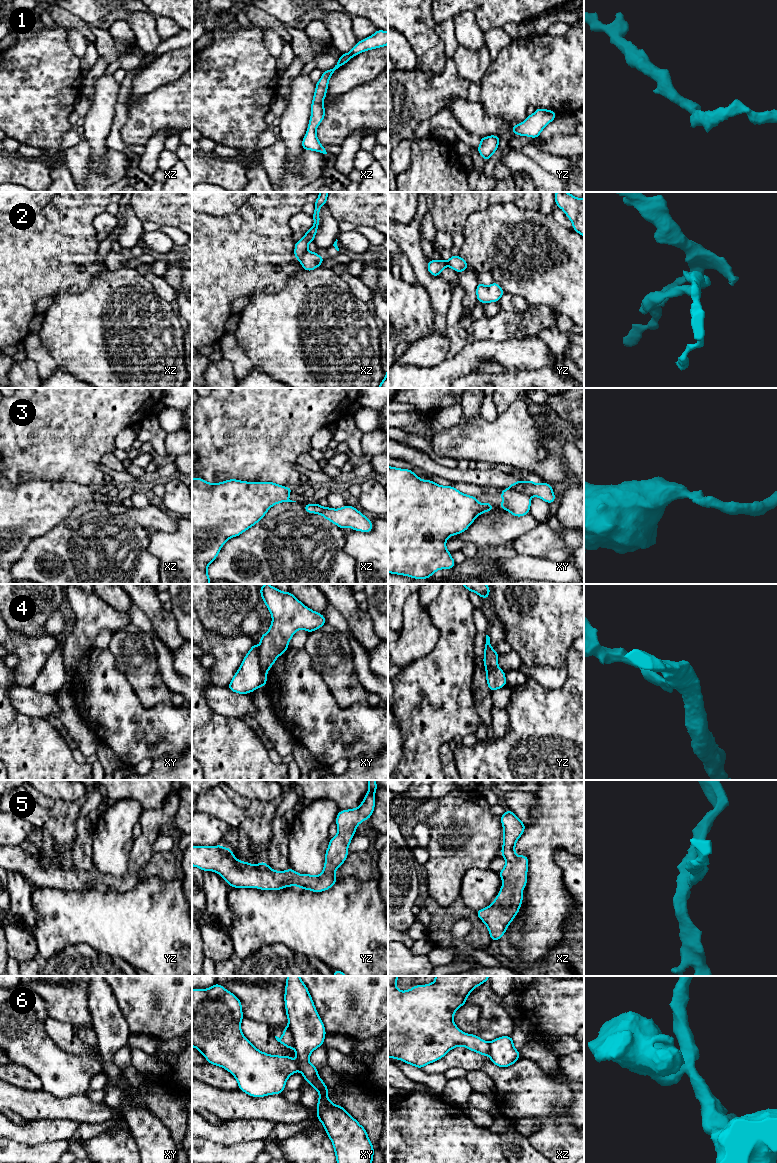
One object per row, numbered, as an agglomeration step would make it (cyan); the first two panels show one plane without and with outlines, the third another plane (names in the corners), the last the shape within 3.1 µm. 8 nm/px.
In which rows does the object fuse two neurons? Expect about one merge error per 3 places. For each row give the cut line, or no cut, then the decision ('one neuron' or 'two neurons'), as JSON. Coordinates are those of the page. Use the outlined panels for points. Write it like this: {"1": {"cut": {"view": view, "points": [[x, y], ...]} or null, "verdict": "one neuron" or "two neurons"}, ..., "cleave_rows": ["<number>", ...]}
{"1": {"cut": null, "verdict": "one neuron"}, "2": {"cut": {"view": "xz", "points": [[307, 250], [299, 260]]}, "verdict": "two neurons"}, "3": {"cut": {"view": "xy", "points": [[509, 488], [529, 497]]}, "verdict": "two neurons"}, "4": {"cut": {"view": "xy", "points": [[259, 647], [259, 664], [265, 675]]}, "verdict": "two neurons"}, "5": {"cut": null, "verdict": "one neuron"}, "6": {"cut": {"view": "xy", "points": [[287, 1026], [291, 1032], [294, 1046]]}, "verdict": "two neurons"}, "cleave_rows": ["2", "3", "4", "6"]}

